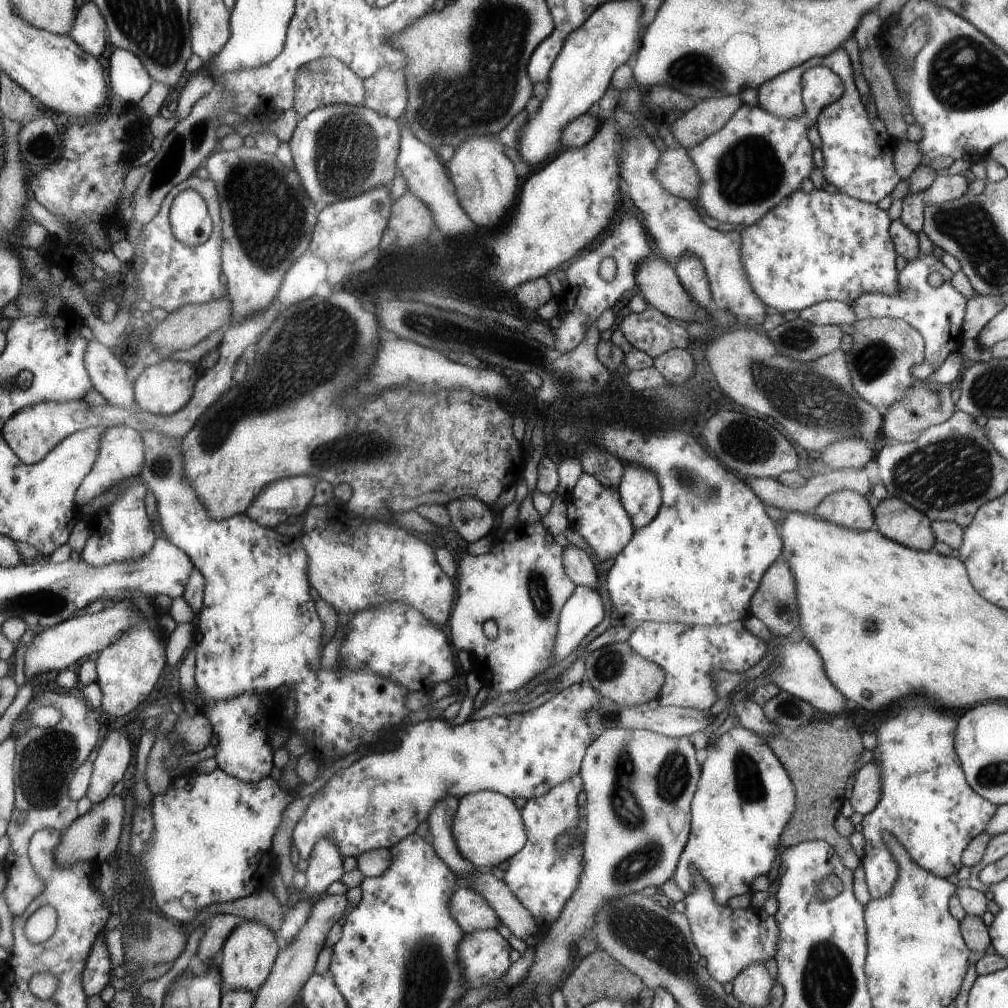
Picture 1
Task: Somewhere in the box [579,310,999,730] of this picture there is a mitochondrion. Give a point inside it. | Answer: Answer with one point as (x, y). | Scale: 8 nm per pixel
(940, 475)

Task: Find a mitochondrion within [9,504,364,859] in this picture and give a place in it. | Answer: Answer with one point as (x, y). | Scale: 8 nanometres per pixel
(47, 760)

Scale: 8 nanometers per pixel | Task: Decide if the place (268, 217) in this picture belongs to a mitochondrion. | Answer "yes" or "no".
yes

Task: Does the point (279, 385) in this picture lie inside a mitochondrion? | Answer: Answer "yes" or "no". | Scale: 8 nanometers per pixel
yes

